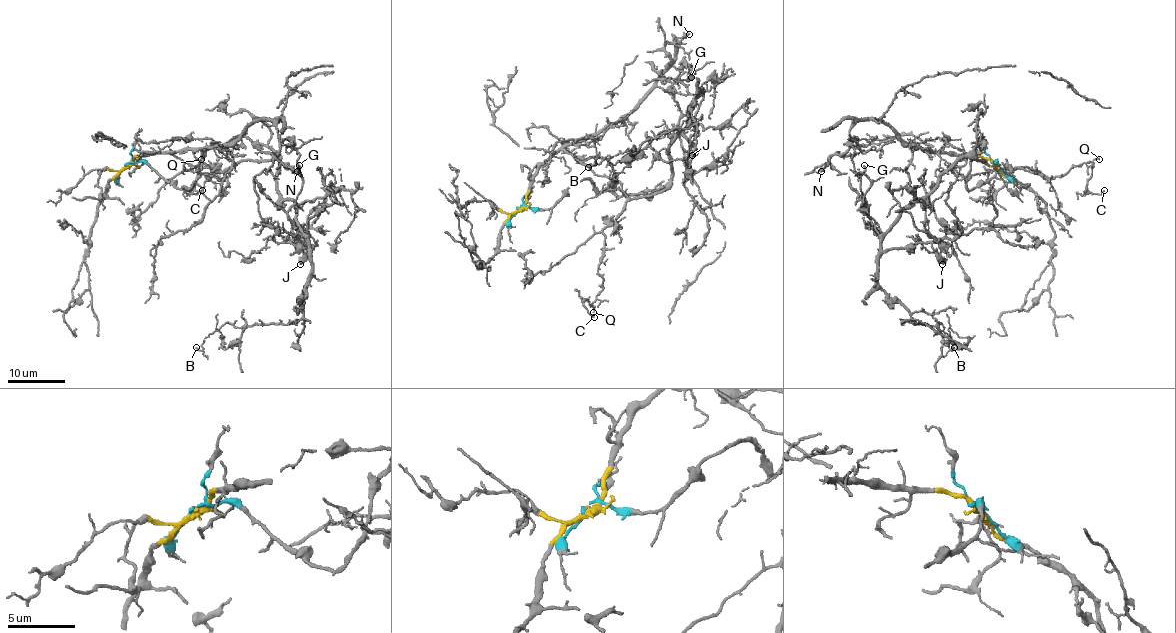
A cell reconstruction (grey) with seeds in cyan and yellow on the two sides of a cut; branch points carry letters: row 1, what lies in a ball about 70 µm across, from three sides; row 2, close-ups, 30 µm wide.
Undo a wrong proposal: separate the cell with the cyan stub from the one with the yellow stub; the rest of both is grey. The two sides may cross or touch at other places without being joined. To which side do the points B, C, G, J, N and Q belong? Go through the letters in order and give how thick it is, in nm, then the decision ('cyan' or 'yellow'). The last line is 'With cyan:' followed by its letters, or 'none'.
B: calibre 160 nm; cyan
C: calibre 130 nm; cyan
G: calibre 190 nm; cyan
J: calibre 340 nm; cyan
N: calibre 300 nm; yellow
Q: calibre 140 nm; cyan
With cyan: B, C, G, J, Q

